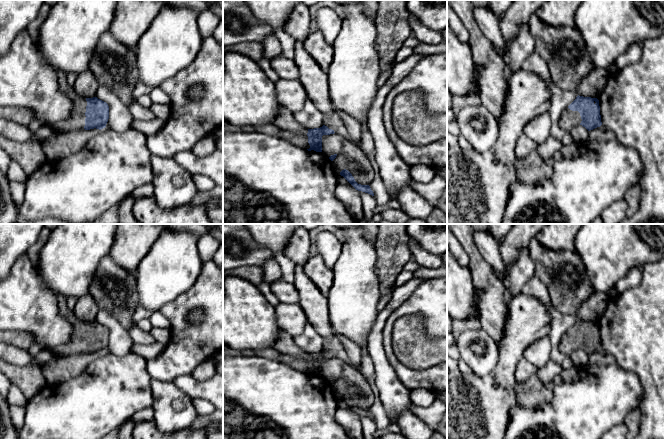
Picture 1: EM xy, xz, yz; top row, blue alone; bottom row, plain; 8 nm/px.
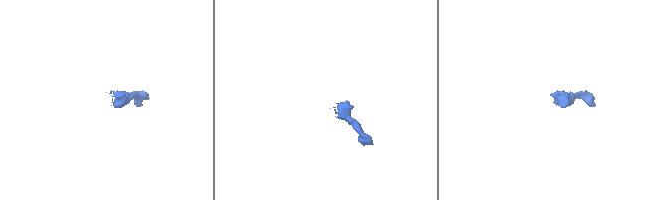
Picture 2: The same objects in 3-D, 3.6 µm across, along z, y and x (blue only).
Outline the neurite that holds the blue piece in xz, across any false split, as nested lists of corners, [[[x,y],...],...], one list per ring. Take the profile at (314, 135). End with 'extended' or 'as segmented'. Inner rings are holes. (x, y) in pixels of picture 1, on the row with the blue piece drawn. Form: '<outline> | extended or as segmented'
[[[323,125],[320,128],[308,129],[306,135],[281,130],[278,136],[302,149],[322,152],[322,136],[334,133],[334,130]]] | extended

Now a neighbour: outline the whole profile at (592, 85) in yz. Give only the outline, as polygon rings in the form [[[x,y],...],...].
[[[595,68],[578,83],[576,88],[577,95],[598,99],[605,87],[608,77],[609,74],[606,69]]]

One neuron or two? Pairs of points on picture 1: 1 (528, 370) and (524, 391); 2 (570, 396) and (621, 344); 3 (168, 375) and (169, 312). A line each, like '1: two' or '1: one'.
1: two
2: two
3: one

